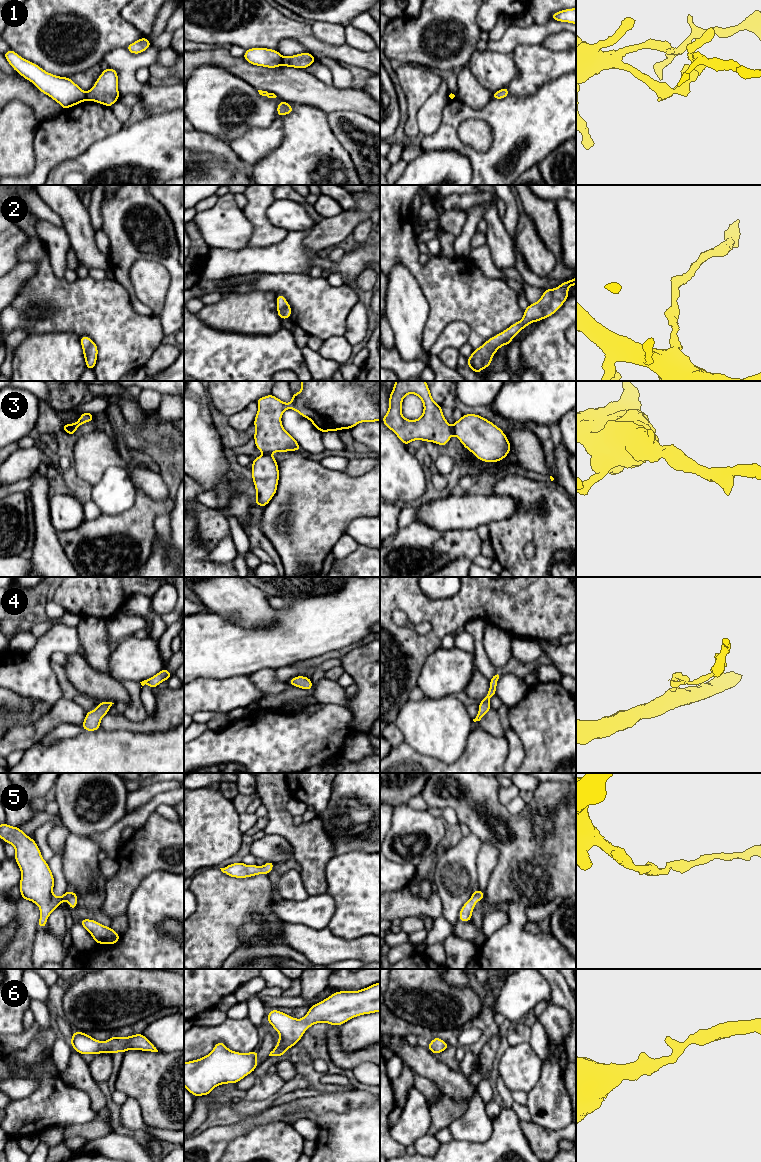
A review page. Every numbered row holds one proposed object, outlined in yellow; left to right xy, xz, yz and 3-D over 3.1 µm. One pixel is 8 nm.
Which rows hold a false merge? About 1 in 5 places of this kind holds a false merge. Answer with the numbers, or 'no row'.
1

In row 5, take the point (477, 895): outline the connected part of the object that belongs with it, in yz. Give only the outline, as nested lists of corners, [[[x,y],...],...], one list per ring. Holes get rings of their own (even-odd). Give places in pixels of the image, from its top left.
[[[475,889],[471,898],[462,906],[459,913],[459,920],[463,922],[470,922],[472,918],[472,911],[476,903],[482,900],[485,897],[485,893],[483,891]]]

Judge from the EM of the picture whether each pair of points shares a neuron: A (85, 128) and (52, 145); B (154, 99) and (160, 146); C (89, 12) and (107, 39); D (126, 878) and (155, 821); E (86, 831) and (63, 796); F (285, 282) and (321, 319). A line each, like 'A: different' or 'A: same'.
A: same
B: different
C: same
D: same
E: same
F: same

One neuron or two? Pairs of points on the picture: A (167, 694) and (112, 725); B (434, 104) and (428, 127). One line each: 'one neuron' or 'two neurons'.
A: one neuron
B: one neuron

